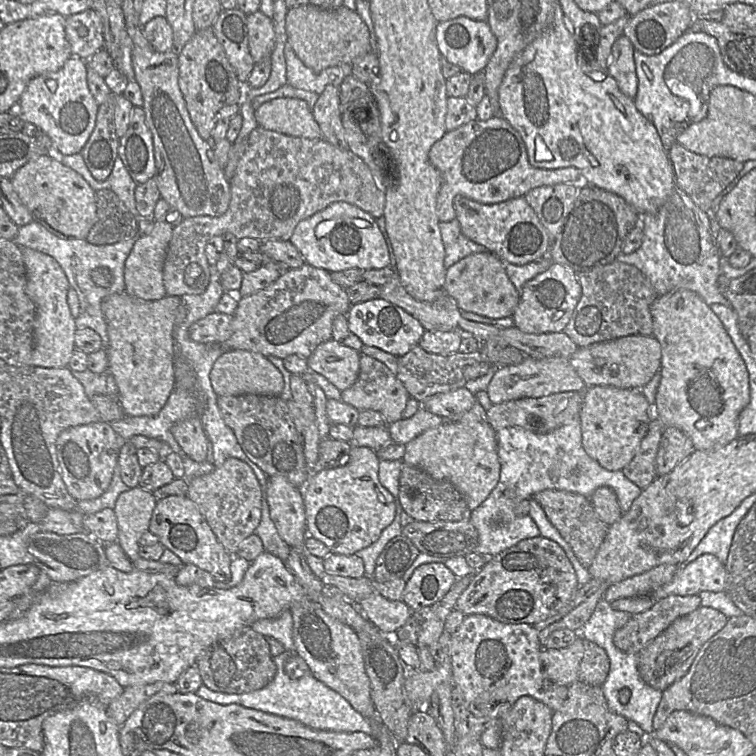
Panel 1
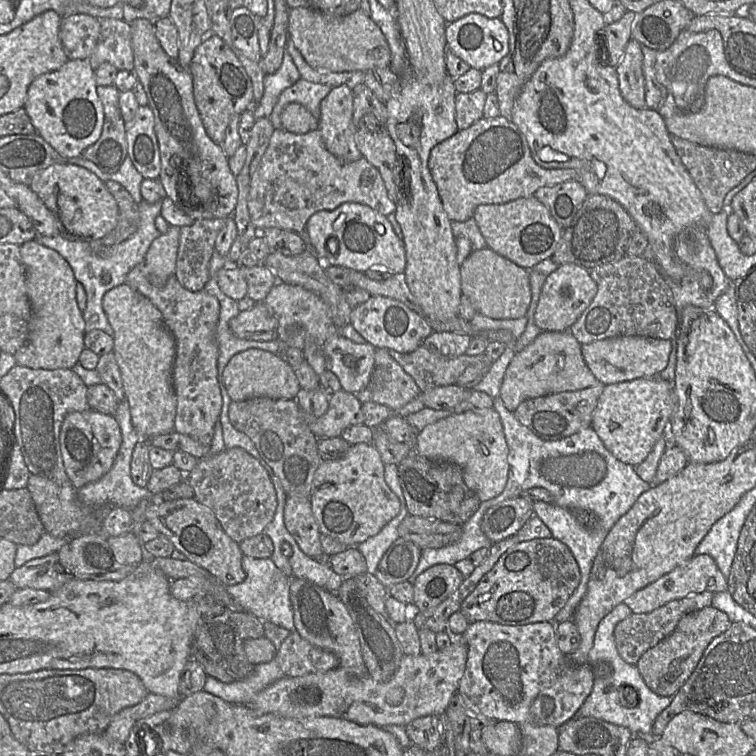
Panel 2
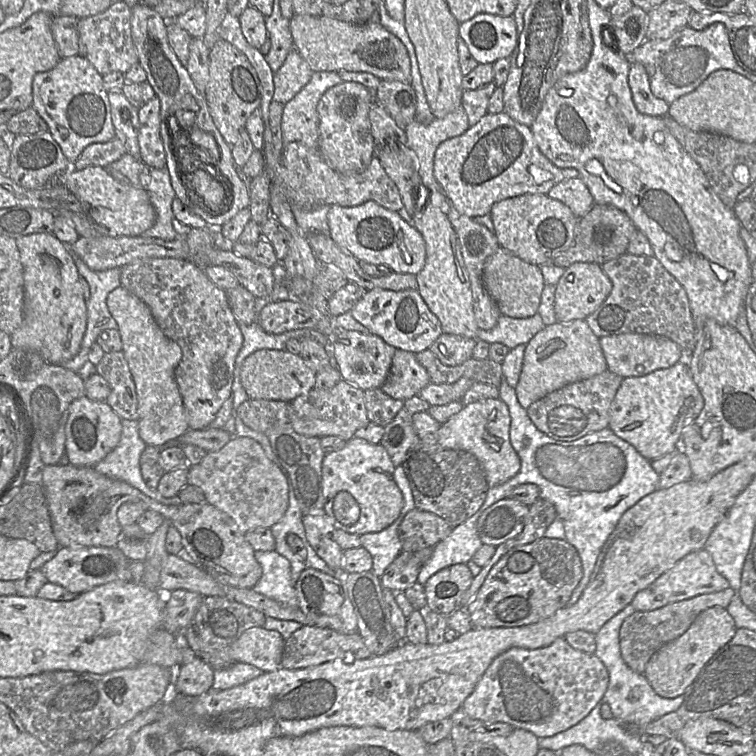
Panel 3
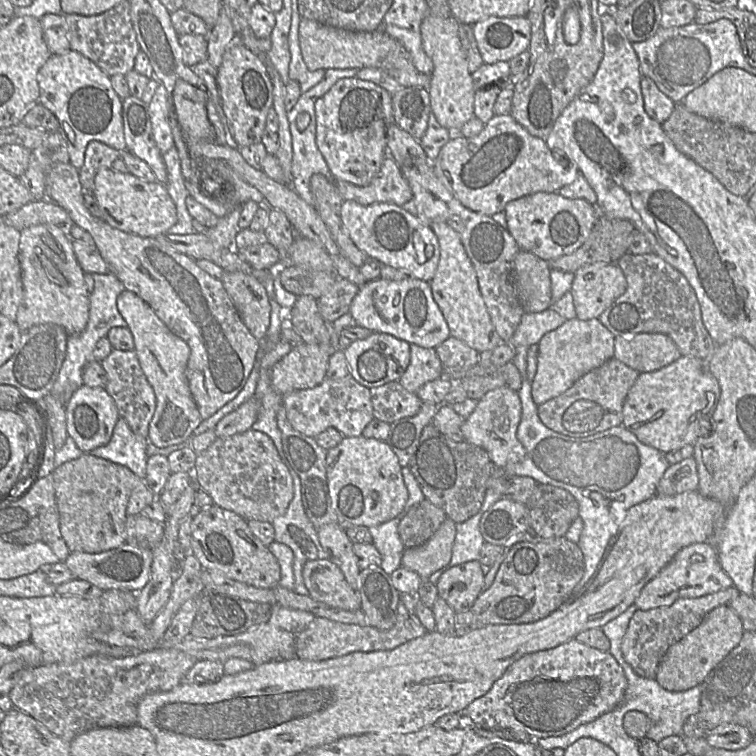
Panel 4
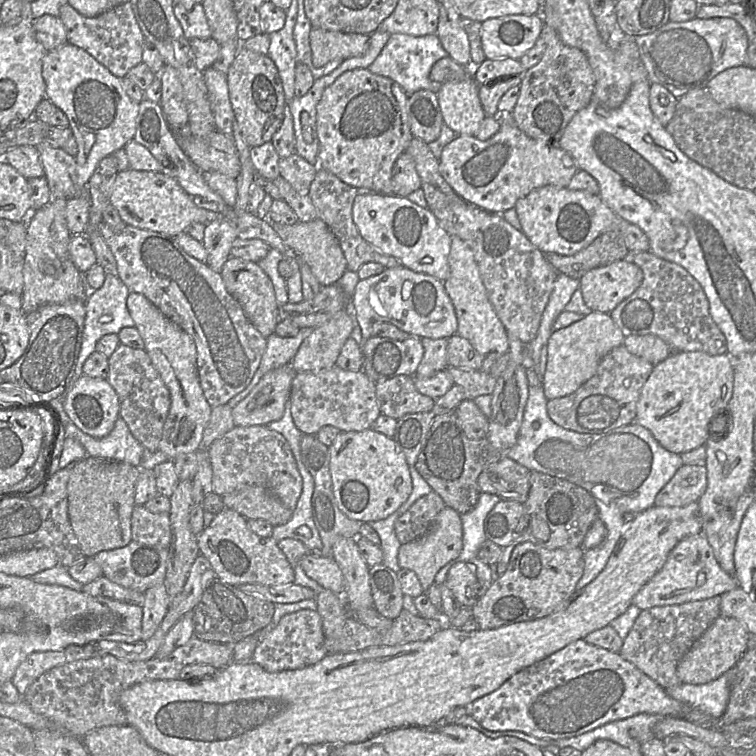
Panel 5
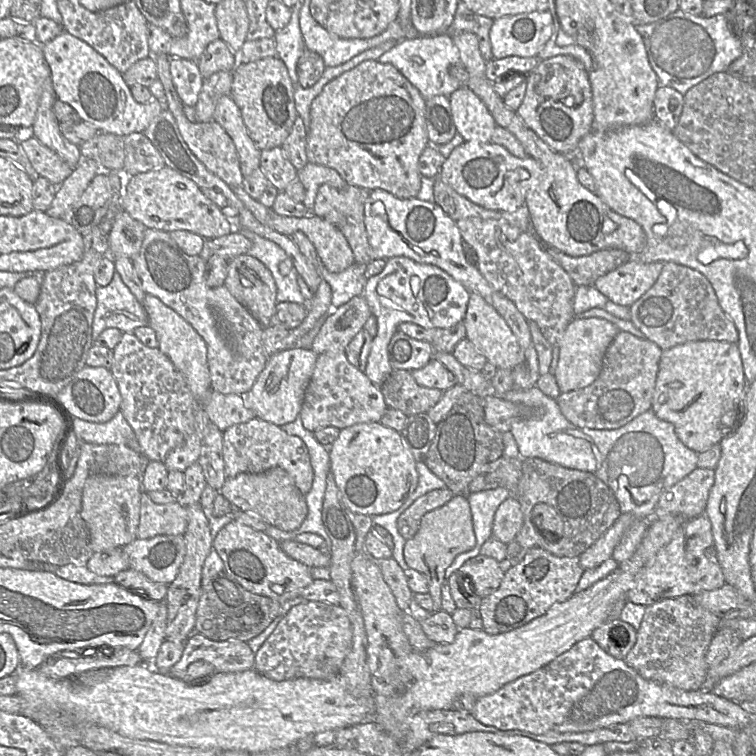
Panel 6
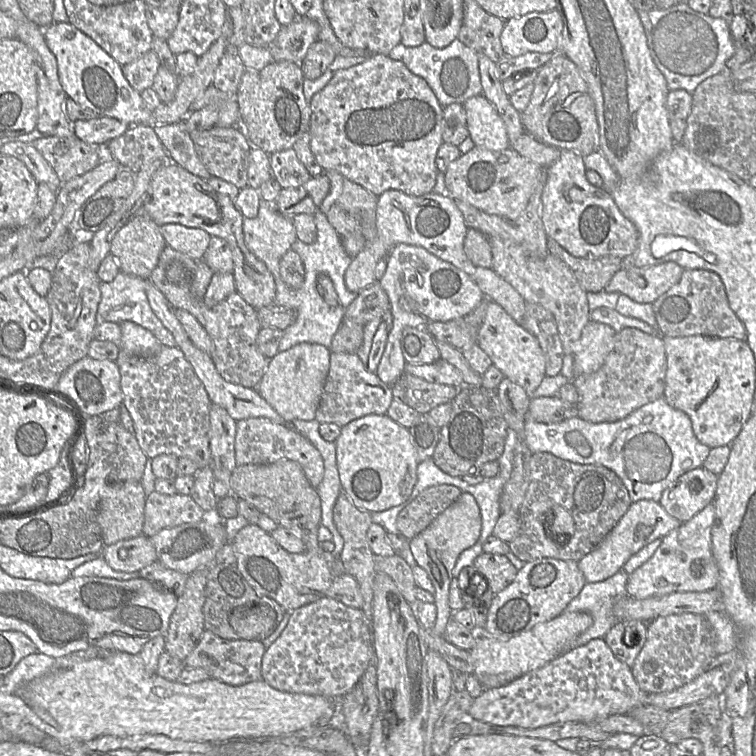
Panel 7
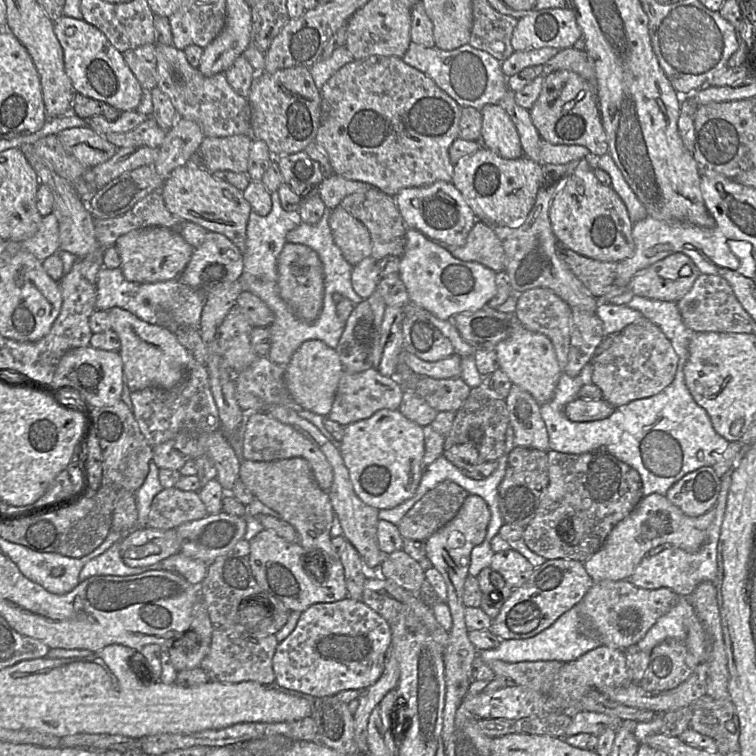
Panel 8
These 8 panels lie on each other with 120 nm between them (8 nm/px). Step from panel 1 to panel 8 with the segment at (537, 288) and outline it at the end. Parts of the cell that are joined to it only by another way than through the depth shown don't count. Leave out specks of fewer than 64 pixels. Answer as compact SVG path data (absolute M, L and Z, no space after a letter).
M676 252L638 271L627 286L619 286L613 283L609 289L597 299L599 299L600 303L609 303L612 298L631 291L636 296L676 302L691 289L700 274L701 272L697 266L687 255Z

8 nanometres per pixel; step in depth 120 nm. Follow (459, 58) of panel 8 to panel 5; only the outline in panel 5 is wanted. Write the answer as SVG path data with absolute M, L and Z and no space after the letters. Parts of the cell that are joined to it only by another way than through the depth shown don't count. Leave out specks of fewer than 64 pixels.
M396 33L390 34L386 45L367 69L373 74L391 79L407 94L411 94L418 90L429 90L437 93L442 83L430 80L429 73L432 66L438 60L445 57L447 57L447 53L436 34L411 36L408 34Z

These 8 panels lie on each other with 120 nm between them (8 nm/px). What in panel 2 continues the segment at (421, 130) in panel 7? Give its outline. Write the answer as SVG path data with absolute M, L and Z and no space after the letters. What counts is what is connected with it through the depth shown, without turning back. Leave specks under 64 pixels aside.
M336 86L322 99L318 130L326 149L339 160L349 163L363 157L355 143L352 89Z

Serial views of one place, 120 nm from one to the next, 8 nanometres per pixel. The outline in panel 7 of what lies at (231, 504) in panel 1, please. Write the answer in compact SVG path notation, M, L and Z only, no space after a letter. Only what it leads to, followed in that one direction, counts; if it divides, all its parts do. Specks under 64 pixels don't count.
M252 417L237 421L235 461L237 465L272 464L287 458L298 462L310 484L316 488L324 476L324 461L318 449L289 424L279 424L266 417Z

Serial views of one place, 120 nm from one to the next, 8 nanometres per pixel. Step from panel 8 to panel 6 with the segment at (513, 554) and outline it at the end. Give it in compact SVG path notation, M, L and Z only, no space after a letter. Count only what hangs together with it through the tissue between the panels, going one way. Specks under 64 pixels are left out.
M481 554L467 560L456 572L471 579L475 595L481 598L493 593L505 576L500 562Z

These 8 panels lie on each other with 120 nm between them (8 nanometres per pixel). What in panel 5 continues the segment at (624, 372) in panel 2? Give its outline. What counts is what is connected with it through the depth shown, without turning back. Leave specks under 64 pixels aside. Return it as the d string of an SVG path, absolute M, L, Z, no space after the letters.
M652 334L627 336L623 345L631 354L645 359L654 366L674 352L665 341Z

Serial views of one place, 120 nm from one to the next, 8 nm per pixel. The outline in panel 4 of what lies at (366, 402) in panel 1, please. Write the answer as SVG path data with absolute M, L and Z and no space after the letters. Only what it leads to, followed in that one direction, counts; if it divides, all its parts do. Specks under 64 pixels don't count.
M410 344L410 362L399 383L409 392L416 393L427 382L443 377L444 366L435 348Z

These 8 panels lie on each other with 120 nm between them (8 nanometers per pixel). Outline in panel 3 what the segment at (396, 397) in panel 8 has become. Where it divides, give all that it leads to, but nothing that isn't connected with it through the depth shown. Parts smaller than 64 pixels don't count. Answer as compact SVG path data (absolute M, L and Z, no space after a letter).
M341 380L329 389L311 389L290 402L289 417L293 429L305 436L323 437L334 435L345 441L370 421L365 404L365 391L356 385Z

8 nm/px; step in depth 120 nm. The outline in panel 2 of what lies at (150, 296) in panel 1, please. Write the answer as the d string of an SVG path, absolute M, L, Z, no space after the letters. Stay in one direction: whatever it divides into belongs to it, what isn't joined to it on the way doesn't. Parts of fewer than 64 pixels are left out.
M172 226L155 238L149 246L143 265L146 276L155 286L163 286L174 275L179 246L180 227Z

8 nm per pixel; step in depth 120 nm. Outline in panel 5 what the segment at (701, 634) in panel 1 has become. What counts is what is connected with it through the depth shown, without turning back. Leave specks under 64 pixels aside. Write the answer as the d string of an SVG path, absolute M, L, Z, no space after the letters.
M719 615L677 665L676 673L684 684L705 684L729 671L750 644L750 634L735 618Z

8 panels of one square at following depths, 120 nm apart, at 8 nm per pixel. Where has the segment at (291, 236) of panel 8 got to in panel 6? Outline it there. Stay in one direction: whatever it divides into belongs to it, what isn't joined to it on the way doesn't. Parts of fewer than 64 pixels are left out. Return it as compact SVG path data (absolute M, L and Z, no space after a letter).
M318 263L318 273L331 289L331 307L336 309L356 296L362 295L366 278L366 265L352 264L340 273L329 272L322 263Z

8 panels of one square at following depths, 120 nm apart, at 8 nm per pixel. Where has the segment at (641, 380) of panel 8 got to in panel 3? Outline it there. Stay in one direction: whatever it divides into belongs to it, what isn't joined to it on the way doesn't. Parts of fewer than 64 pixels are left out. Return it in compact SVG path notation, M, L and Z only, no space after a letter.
M605 370L591 378L571 383L547 394L527 409L527 414L539 431L560 441L573 441L586 434L608 428L610 407L623 377Z

